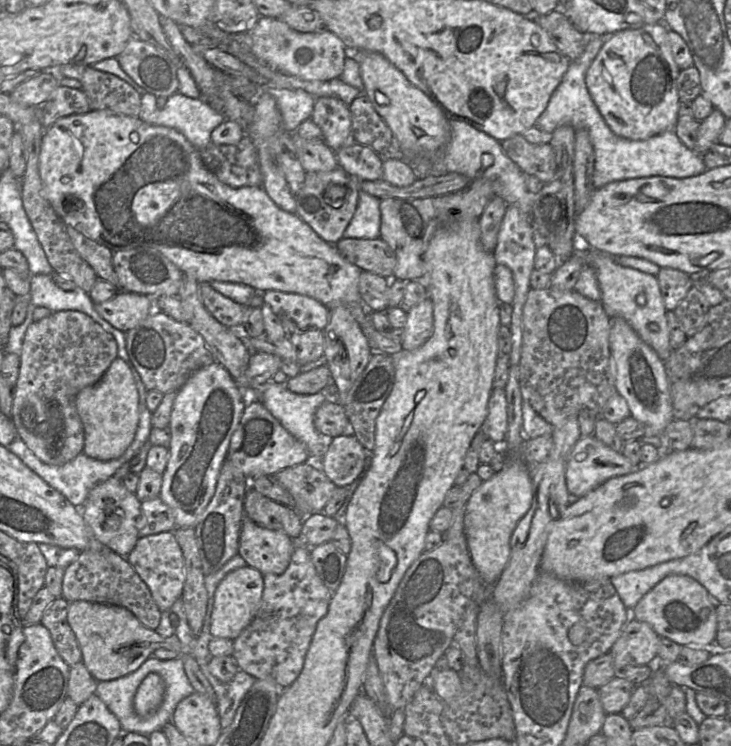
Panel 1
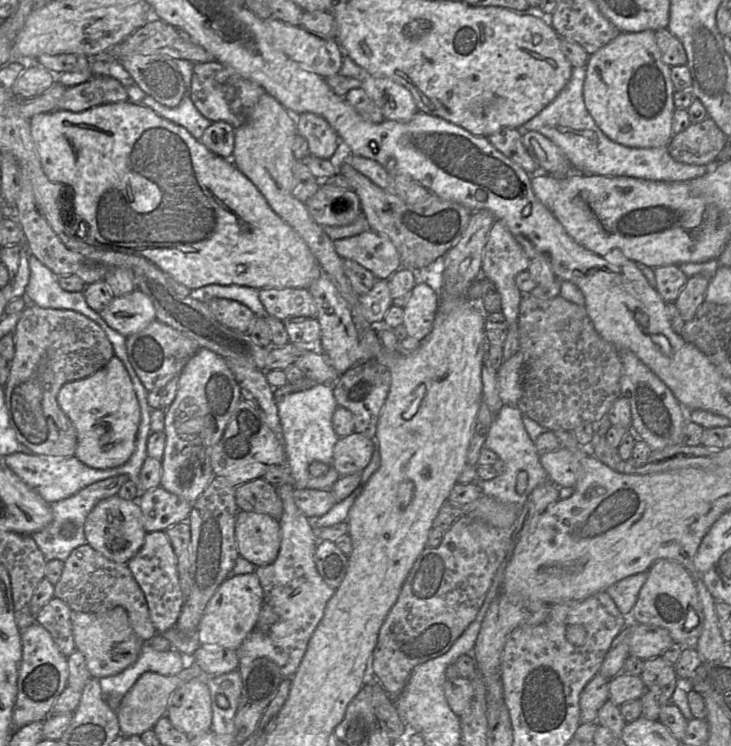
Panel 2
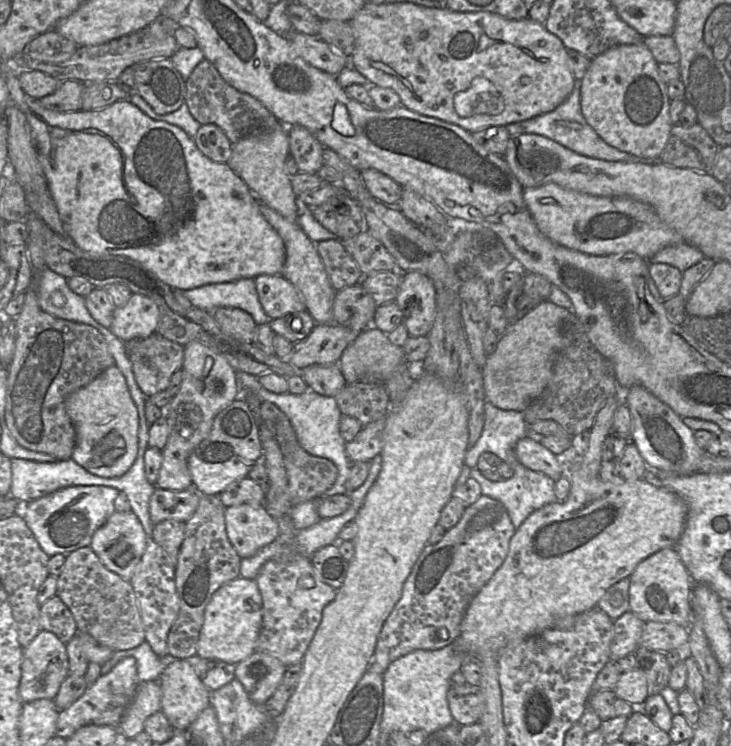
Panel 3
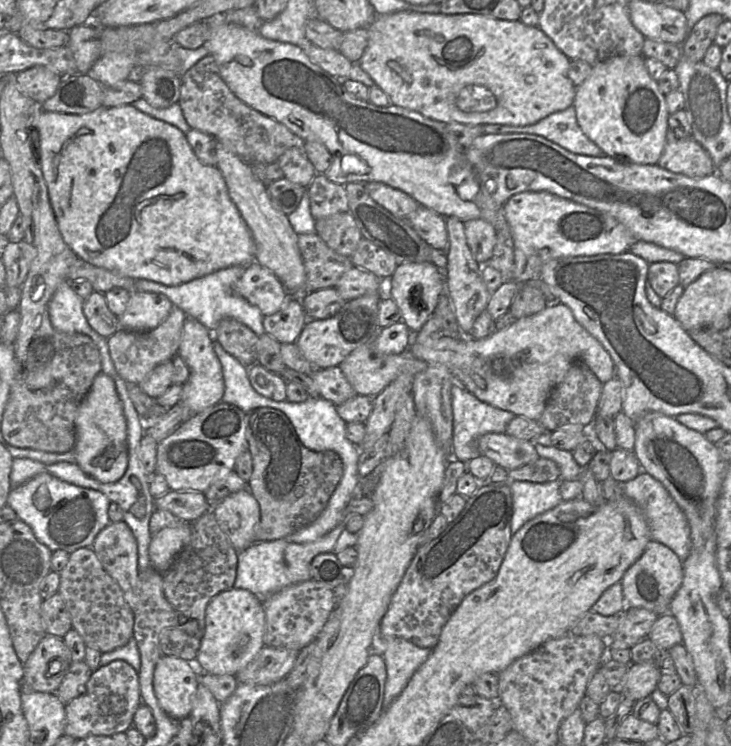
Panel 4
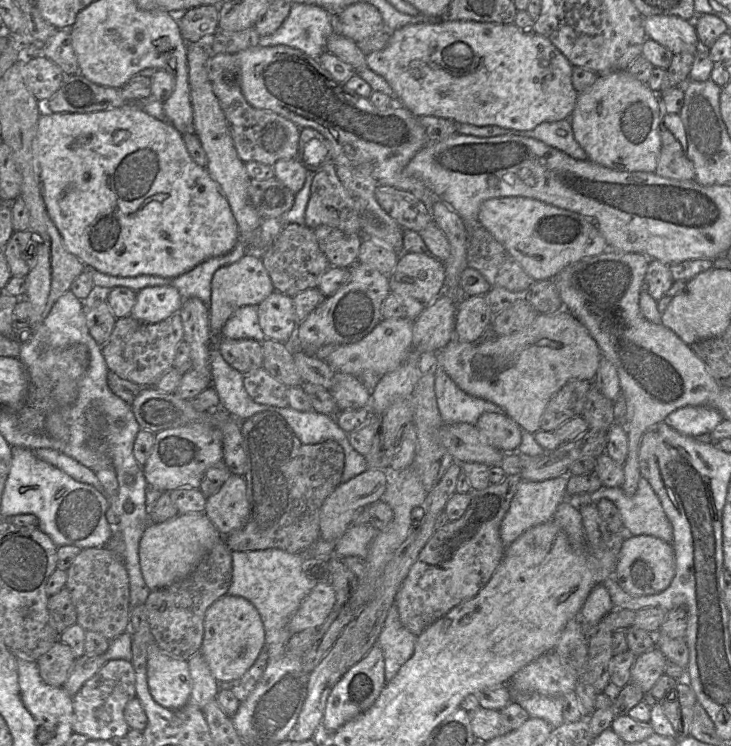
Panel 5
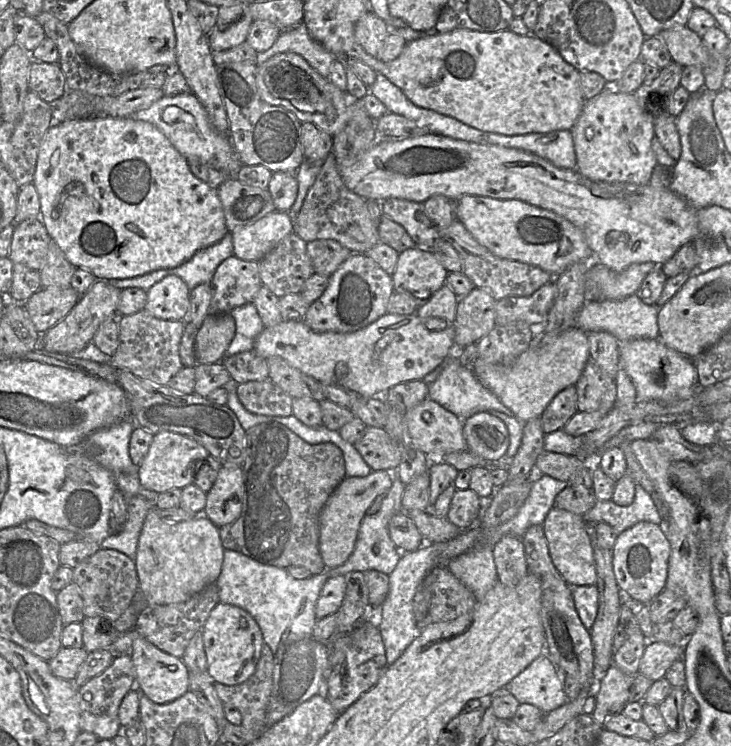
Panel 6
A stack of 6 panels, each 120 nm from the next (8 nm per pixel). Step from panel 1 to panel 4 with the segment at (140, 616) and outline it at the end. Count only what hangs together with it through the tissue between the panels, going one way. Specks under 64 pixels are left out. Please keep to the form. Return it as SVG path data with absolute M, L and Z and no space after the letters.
M91 547L70 553L67 565L60 572L58 593L71 615L73 628L86 646L106 653L126 645L133 637L134 612L126 602L120 586L105 571Z

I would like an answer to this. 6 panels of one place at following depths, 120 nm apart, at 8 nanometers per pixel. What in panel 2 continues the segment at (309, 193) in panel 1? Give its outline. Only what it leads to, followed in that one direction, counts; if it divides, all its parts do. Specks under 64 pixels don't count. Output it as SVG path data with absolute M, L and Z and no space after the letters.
M320 182L318 191L305 203L311 218L320 226L346 226L361 214L360 202L352 189Z

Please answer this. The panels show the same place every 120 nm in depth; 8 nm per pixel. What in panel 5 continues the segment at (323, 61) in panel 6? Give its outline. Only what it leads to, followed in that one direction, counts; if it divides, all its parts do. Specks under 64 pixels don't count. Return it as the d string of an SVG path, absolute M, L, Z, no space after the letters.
M293 3L282 25L273 34L260 37L259 46L286 45L318 58L326 51L326 42L332 32L333 15L327 9Z

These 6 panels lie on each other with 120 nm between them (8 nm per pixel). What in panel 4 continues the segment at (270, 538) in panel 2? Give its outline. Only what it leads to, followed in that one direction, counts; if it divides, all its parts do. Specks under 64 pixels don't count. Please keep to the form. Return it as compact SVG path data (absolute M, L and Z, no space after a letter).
M248 489L227 496L211 510L237 552L254 544L255 527L260 520L260 507Z

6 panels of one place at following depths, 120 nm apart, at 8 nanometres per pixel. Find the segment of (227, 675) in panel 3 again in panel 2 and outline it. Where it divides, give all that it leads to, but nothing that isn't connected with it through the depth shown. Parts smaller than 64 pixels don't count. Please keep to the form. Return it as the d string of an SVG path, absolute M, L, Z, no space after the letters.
M199 647L191 655L202 671L209 676L219 676L238 670L239 658L234 649L222 648L218 651L210 651L205 647Z

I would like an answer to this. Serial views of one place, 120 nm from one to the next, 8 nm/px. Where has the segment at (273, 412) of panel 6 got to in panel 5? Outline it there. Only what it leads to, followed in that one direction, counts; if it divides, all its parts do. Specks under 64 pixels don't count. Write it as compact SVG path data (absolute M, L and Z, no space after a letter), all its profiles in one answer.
M263 367L246 373L244 386L256 403L275 407L289 406L288 387L272 377Z

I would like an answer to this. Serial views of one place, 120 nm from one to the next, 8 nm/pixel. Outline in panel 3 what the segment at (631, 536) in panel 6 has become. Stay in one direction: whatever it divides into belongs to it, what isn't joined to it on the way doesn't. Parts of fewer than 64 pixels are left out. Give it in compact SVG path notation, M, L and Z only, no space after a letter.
M674 548L650 555L635 568L630 579L630 610L642 621L674 622L689 630L693 623L692 579Z

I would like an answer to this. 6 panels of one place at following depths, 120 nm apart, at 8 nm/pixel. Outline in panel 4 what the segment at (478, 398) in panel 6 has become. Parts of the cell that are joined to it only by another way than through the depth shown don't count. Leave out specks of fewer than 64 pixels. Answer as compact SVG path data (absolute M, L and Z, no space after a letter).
M454 382L451 387L453 410L453 453L452 458L468 463L480 456L478 439L487 433L505 433L506 427L515 415L509 411L495 408L479 400L465 390L460 383Z

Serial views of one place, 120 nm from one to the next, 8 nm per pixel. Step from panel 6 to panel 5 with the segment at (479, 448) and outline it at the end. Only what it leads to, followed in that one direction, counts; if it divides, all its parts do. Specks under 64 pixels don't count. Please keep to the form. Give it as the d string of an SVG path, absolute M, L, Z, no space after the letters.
M484 413L475 425L492 446L505 453L515 452L521 443L522 428L508 415Z

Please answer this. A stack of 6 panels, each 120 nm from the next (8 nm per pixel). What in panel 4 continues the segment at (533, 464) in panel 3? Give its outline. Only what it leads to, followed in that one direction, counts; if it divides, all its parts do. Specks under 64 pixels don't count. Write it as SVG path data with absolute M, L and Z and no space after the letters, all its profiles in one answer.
M487 433L479 437L480 455L490 458L505 470L517 469L535 462L540 455L533 441L518 439L506 433Z

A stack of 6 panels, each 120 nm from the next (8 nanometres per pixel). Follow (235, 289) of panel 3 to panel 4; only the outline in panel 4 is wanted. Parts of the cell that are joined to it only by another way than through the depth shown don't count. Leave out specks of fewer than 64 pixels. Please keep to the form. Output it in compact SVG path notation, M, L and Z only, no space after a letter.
M242 265L230 266L176 286L146 279L136 279L135 291L164 294L188 316L192 316L204 324L212 332L212 335L222 319L233 318L248 326L256 335L261 336L265 333L264 315L257 306L249 303L234 290L235 283L240 279L245 269L246 266Z

